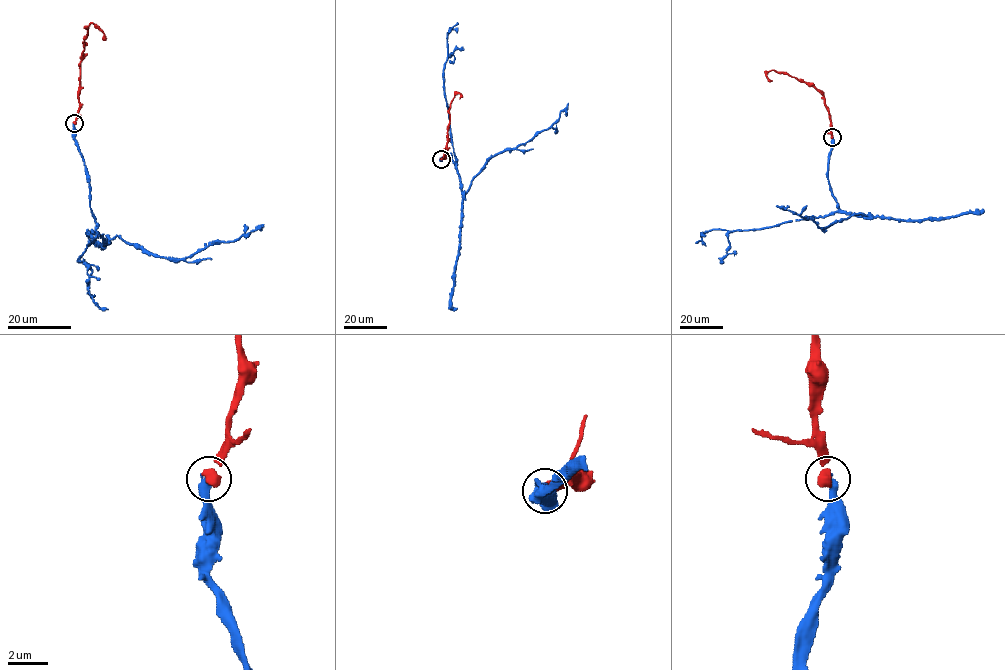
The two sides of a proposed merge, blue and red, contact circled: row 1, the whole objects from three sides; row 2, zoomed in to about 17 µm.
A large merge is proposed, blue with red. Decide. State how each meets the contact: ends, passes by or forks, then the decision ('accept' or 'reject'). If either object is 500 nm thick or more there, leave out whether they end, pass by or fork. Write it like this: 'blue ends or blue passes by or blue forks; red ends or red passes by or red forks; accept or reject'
reject

